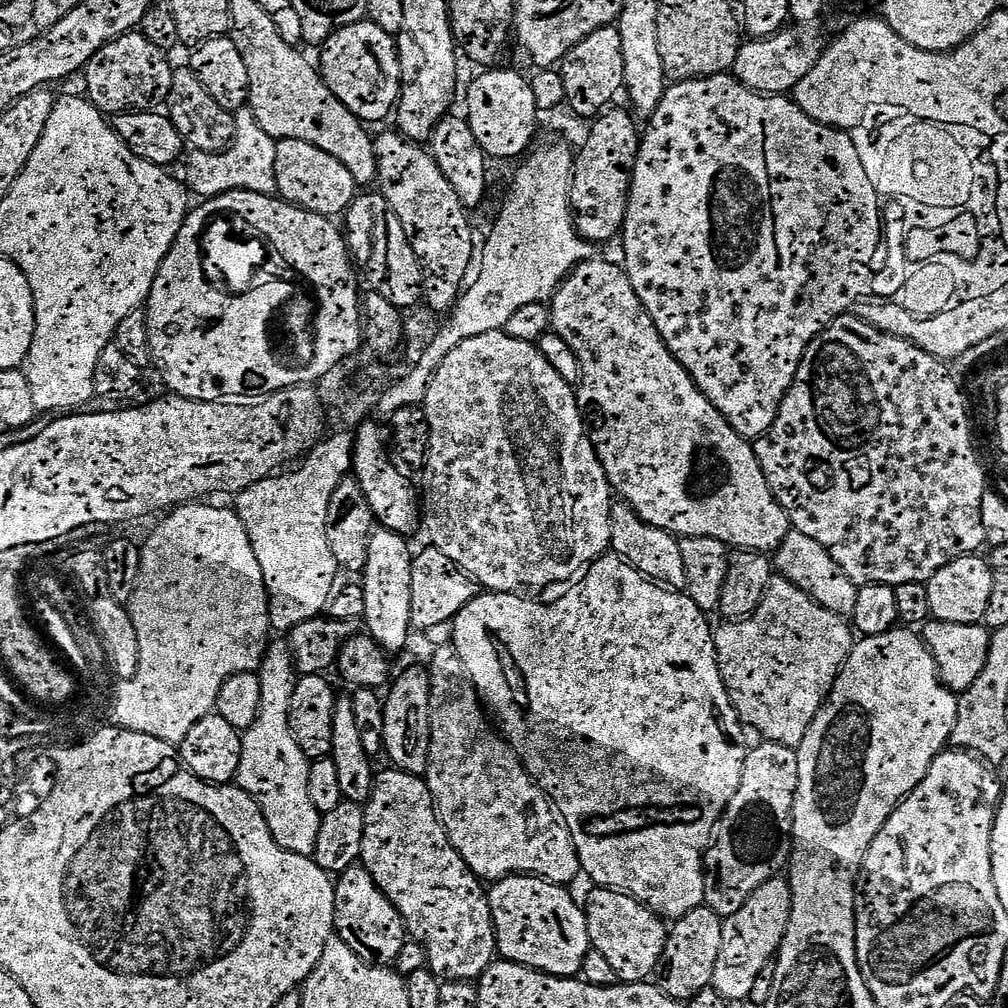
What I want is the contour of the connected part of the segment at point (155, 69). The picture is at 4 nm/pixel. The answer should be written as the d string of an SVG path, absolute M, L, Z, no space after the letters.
M133 30L103 44L84 65L82 77L90 103L105 114L119 114L159 109L168 99L173 71L174 64L168 61L167 54L140 30Z

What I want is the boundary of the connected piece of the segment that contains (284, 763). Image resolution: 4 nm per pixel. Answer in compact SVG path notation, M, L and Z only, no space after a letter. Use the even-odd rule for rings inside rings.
M269 643L258 669L262 702L254 726L242 736L242 758L235 783L256 799L270 826L270 834L286 850L315 857L322 813L314 810L308 789L309 759L290 730L290 698L298 679L292 650L287 643Z

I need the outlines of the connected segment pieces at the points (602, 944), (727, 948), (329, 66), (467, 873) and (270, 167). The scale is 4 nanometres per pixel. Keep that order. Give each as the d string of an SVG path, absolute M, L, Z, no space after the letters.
M615 888L591 889L586 903L588 917L588 943L608 963L617 981L626 984L643 984L653 979L660 967L660 959L668 941L669 929L665 921L651 912L645 904Z
M773 878L767 880L738 910L738 914L724 920L722 930L722 946L718 950L718 962L714 966L711 987L725 1002L732 1000L747 1001L754 990L754 982L765 975L764 968L773 963L780 950L784 935L788 929L788 919L792 909L792 890L787 879Z
M365 18L356 24L339 28L329 40L324 41L319 52L319 74L338 102L346 106L346 110L369 125L393 115L400 98L400 63L395 39L386 34L382 26Z
M392 771L375 777L368 802L363 805L366 830L362 834L360 851L362 866L398 910L407 935L424 943L424 952L428 955L427 967L445 981L479 981L497 955L496 930L492 927L487 895L483 891L480 893L481 881L468 869L448 840L444 824L436 813L427 779L414 772Z
M245 106L235 113L236 129L232 143L222 152L189 151L188 180L186 184L200 198L211 198L226 192L257 192L271 196L276 192L276 141L254 118L251 108Z

